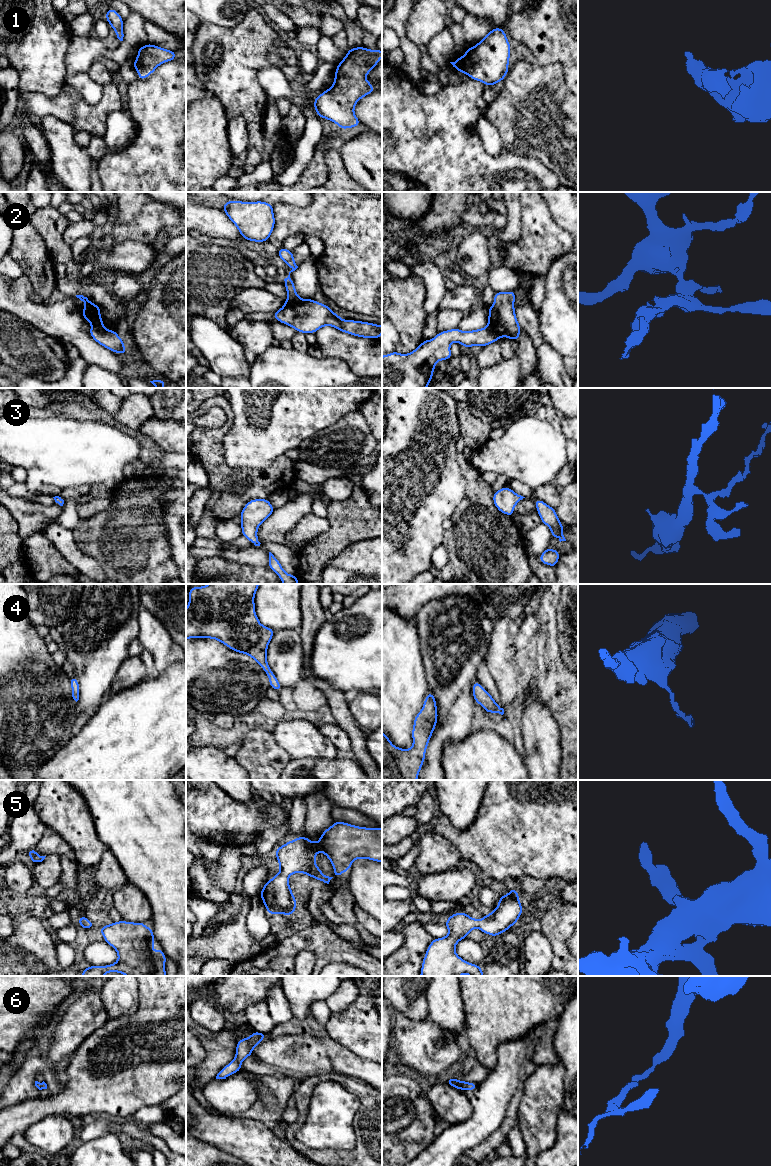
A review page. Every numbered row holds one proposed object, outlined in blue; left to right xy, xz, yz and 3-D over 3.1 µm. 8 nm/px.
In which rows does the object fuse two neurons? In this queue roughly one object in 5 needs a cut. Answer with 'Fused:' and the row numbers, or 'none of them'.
Fused: 2

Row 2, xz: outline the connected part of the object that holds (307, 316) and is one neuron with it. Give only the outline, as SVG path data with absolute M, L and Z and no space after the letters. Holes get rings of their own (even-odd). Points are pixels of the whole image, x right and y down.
M313 299L286 301L273 317L297 332L315 333L323 326L332 326L341 332L361 338L378 339L382 335L382 325L355 320L343 320L327 304Z

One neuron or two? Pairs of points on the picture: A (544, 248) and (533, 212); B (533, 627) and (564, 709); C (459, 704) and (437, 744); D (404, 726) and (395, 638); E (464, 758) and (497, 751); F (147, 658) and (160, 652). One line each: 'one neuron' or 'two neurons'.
A: one neuron
B: two neurons
C: one neuron
D: one neuron
E: one neuron
F: two neurons

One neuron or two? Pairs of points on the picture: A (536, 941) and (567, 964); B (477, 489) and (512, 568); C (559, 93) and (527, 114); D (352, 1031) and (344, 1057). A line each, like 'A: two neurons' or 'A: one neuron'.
A: two neurons
B: one neuron
C: one neuron
D: two neurons

